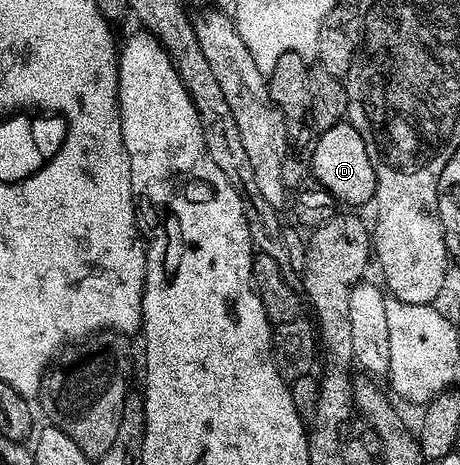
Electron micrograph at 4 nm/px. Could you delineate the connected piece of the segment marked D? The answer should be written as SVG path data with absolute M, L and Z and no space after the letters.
M346 122L329 126L329 130L319 132L311 150L310 175L340 205L370 205L375 199L377 190L377 174L373 170L373 162L369 162L369 150L365 150L365 138L357 134L357 130Z

